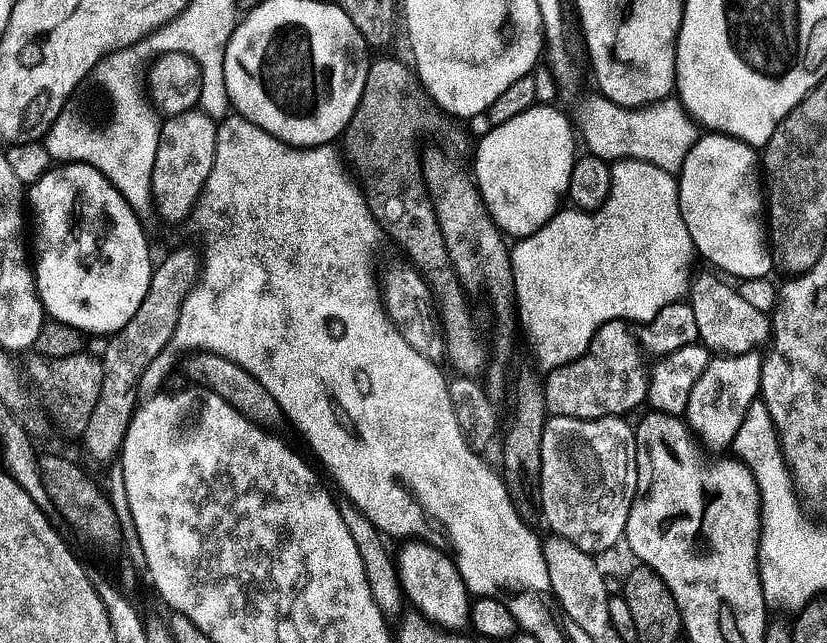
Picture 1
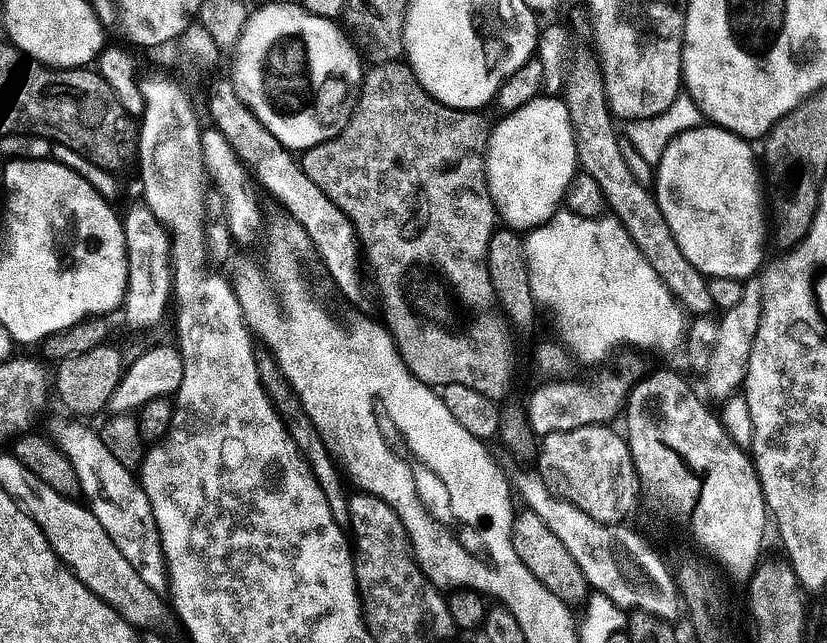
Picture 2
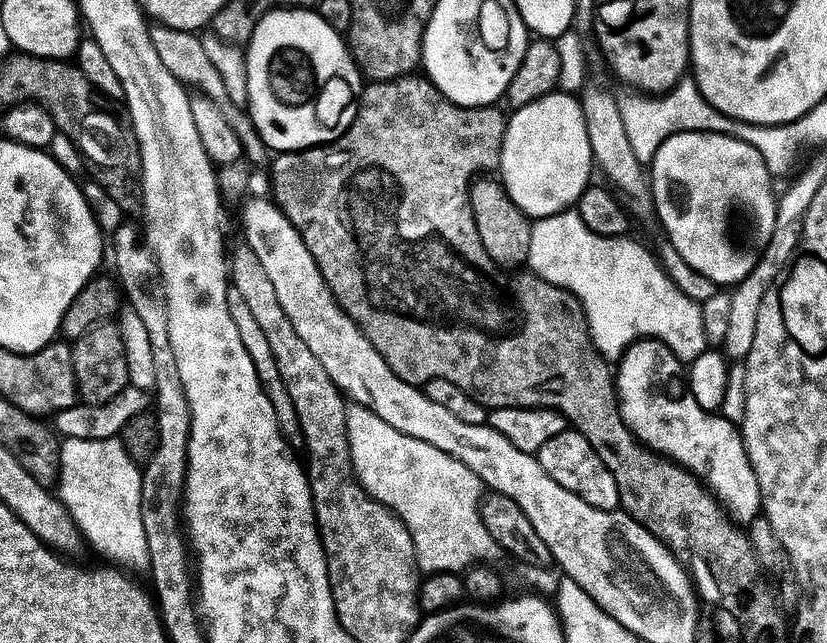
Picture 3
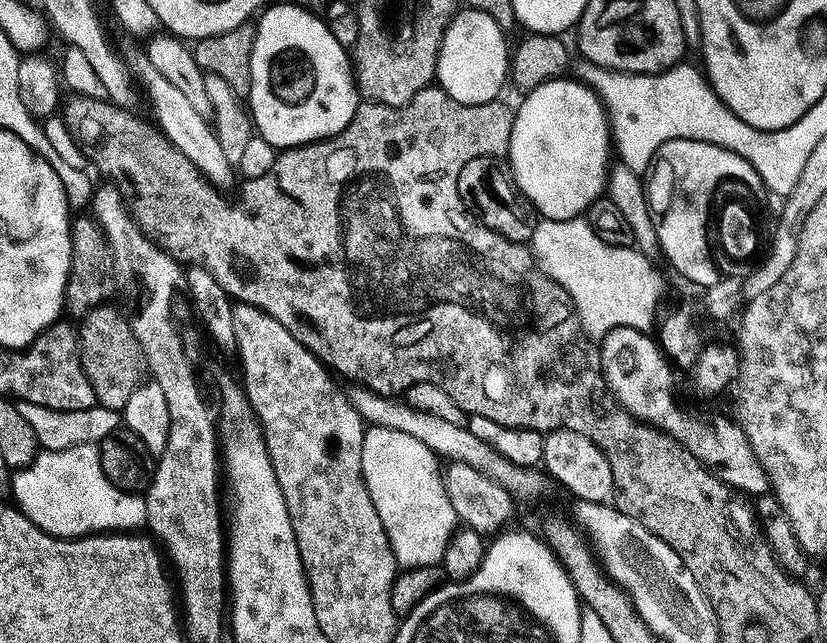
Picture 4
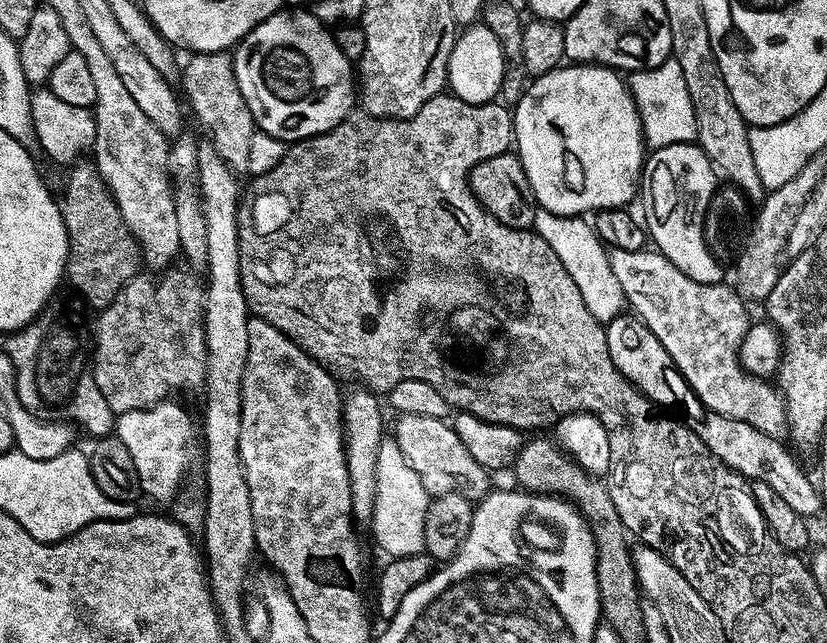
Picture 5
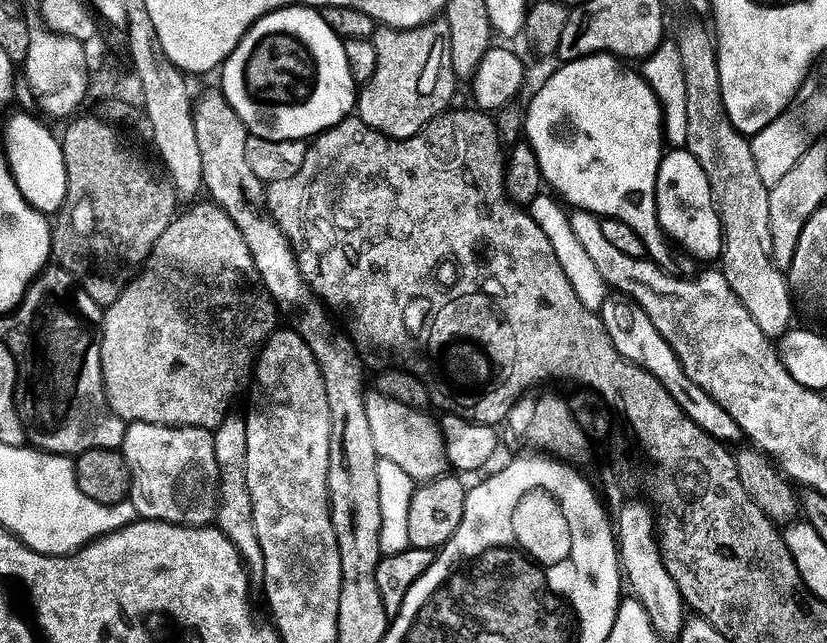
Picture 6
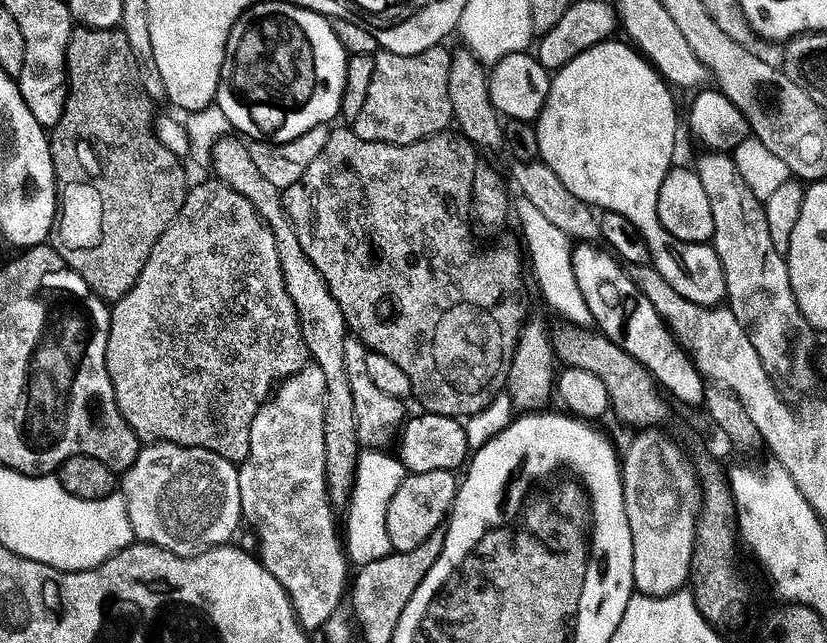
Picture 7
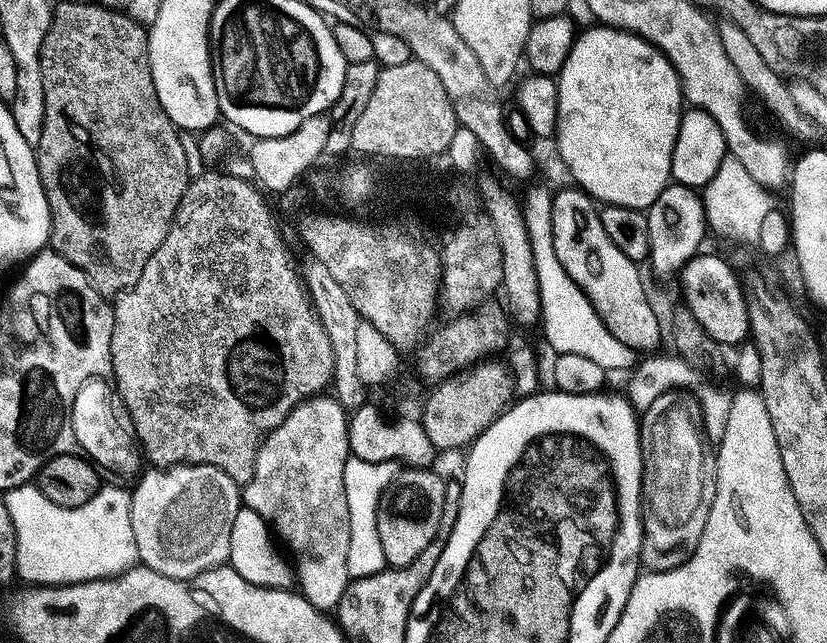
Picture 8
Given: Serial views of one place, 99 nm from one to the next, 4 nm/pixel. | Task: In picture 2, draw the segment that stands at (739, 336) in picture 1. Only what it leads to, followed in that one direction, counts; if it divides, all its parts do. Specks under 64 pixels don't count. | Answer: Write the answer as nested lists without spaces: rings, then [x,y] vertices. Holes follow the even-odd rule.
[[[566,82],[564,101],[570,110],[571,125],[575,130],[576,157],[581,171],[594,178],[598,186],[602,187],[609,211],[627,230],[631,240],[654,266],[655,272],[671,290],[672,296],[679,301],[681,307],[697,317],[711,315],[716,307],[710,296],[707,277],[704,277],[682,253],[682,248],[678,246],[677,239],[674,238],[655,195],[644,188],[646,186],[637,179],[627,162],[625,149],[622,150],[616,134],[618,126],[608,104],[605,84],[600,86],[600,92],[584,92],[584,96],[576,96],[576,92],[572,92],[572,85]]]

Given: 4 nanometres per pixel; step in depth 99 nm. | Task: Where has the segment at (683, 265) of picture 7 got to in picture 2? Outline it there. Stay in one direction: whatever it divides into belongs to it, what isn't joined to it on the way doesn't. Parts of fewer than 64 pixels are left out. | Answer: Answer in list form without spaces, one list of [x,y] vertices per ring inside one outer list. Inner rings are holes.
[[[548,94],[522,106],[522,110],[507,113],[500,125],[492,128],[488,143],[488,188],[496,201],[498,216],[509,229],[531,230],[547,224],[561,211],[568,195],[568,188],[578,175],[575,130],[571,125],[570,110],[565,101],[551,100]]]

